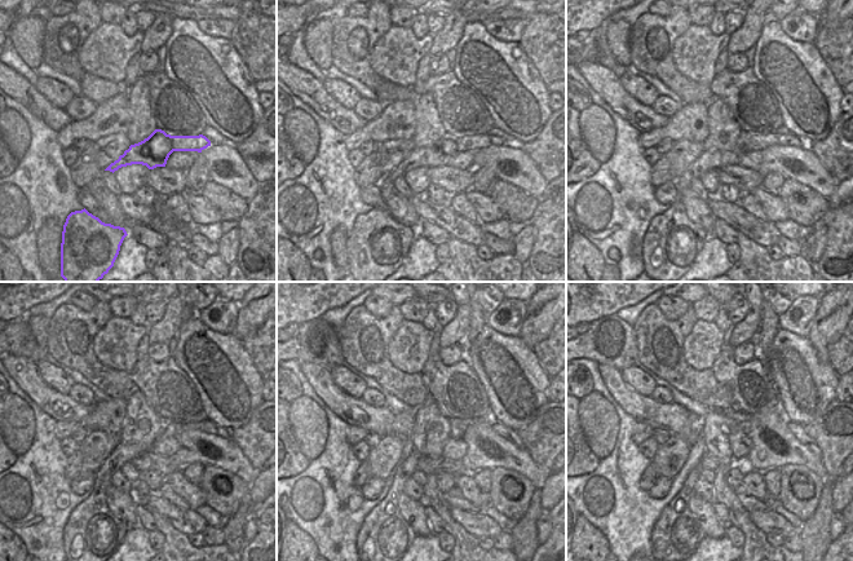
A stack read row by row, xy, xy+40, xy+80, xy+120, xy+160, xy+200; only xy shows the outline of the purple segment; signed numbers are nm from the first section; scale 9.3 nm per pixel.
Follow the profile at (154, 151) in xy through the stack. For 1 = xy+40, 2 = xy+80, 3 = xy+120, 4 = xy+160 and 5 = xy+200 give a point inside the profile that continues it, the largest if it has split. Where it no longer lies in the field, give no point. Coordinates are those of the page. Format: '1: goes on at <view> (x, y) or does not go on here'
1: goes on at xy+40 (443, 151)
2: goes on at xy+80 (672, 242)
3: goes on at xy+120 (92, 534)
4: goes on at xy+160 (384, 537)
5: goes on at xy+200 (676, 535)

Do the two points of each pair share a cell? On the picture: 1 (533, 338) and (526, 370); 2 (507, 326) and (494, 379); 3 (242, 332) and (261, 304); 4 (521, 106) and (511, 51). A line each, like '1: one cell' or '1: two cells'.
1: two cells
2: two cells
3: one cell
4: one cell

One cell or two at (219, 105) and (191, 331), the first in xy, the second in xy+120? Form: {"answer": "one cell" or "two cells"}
{"answer": "one cell"}

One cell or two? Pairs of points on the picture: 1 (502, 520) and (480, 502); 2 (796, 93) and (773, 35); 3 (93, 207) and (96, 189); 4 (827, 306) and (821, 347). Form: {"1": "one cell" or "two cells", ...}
{"1": "two cells", "2": "one cell", "3": "two cells", "4": "one cell"}

